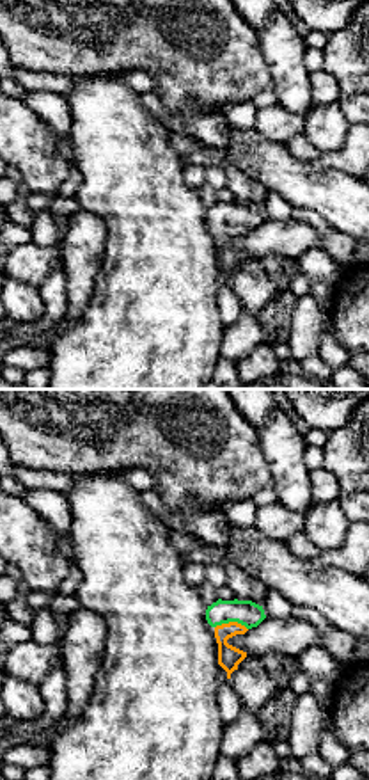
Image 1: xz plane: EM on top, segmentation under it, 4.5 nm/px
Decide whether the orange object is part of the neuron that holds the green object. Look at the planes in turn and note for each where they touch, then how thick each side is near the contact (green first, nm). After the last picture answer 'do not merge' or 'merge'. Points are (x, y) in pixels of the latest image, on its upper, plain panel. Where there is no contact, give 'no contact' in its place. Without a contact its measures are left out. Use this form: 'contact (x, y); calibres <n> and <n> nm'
contact (231, 222); calibres 120 and 100 nm

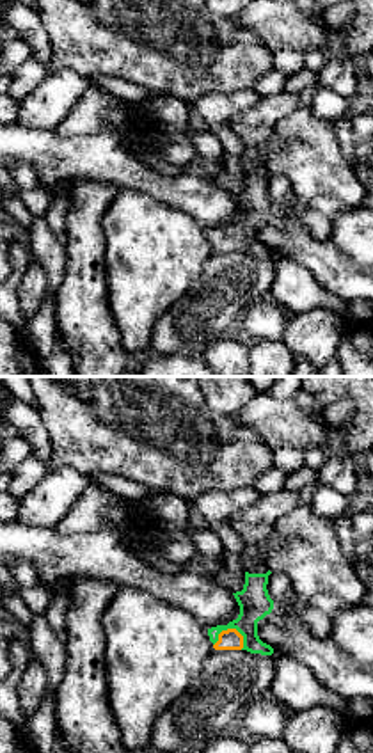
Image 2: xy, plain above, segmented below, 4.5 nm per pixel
contact (226, 231); calibres 150 and 100 nm

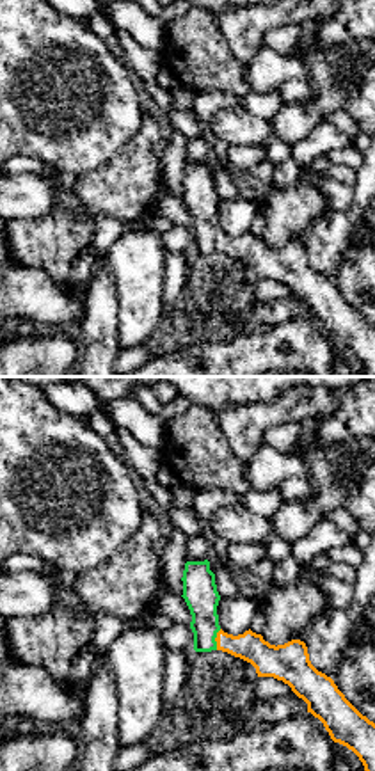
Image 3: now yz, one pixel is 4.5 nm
contact (214, 242); calibres 160 and 140 nm

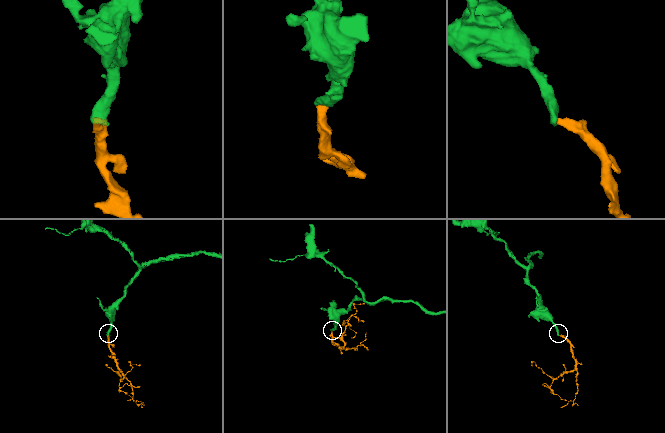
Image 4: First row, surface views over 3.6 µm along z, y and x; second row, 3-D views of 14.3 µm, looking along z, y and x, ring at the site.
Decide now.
merge

